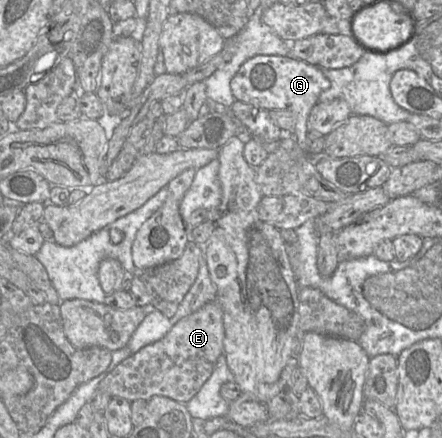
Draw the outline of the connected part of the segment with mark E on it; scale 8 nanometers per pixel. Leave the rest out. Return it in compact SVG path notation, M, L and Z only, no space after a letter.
M216 300L208 302L196 312L178 321L164 338L141 348L123 360L100 382L97 391L105 391L112 397L121 397L130 402L139 399L148 401L153 396L165 396L186 404L211 376L218 358L223 354L224 336L222 307Z

